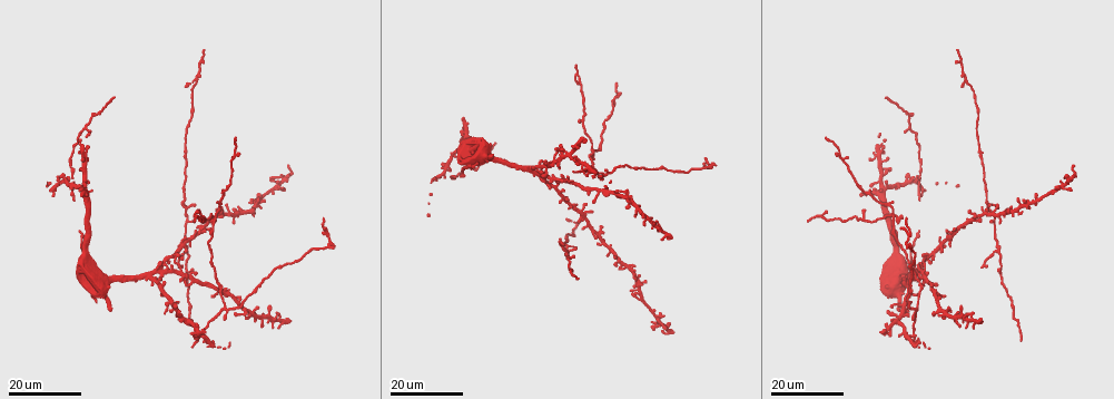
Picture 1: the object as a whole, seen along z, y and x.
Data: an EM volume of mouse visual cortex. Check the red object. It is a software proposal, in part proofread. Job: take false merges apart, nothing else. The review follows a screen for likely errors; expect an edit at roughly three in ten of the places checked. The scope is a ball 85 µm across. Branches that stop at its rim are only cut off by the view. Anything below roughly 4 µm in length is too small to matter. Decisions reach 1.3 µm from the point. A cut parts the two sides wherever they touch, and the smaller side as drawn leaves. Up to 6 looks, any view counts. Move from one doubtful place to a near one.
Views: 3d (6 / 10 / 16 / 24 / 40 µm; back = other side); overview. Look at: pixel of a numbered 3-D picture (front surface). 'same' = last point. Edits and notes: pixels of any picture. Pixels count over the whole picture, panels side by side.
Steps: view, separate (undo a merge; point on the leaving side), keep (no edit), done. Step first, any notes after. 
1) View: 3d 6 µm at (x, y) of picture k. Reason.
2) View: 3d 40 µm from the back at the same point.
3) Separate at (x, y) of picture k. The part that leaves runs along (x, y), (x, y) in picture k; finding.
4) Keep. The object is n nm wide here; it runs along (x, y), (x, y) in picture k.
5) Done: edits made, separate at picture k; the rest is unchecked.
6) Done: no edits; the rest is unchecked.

View: 3d 24 µm at (854, 217) of picture 1. Thick turns thin.

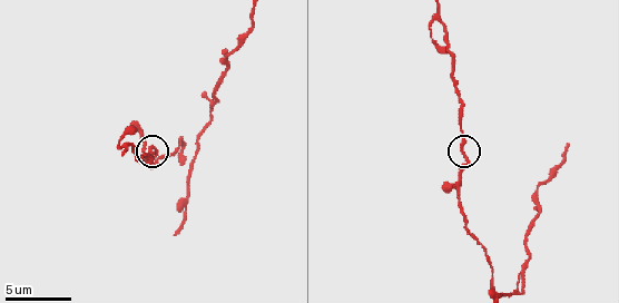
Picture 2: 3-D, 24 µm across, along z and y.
View: 3d 10 µm at (153, 149) of picture 2. Closer look.

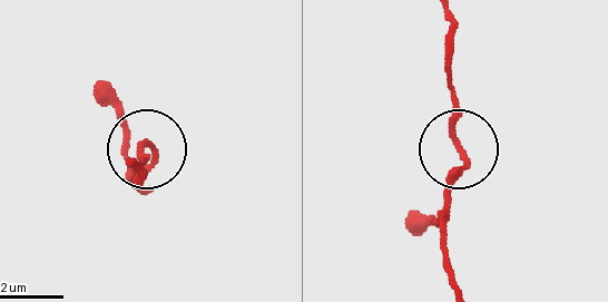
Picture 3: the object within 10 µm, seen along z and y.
View: 3d 10 µm from the back at (463, 155) of picture 3.

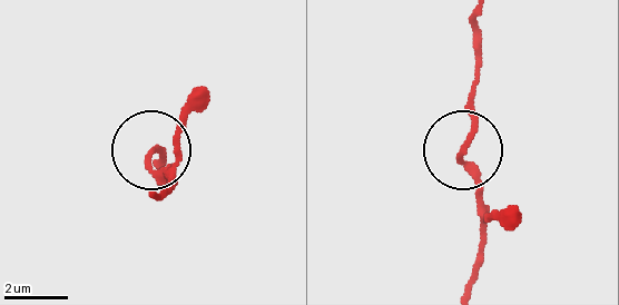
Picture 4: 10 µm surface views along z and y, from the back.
Keep. It runs along (470, 283), (483, 235), (462, 156), (475, 78) in picture 4; one cell here.

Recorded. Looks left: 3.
View: 3d 16 µm at (199, 143) of picture 2. Four arms meet.

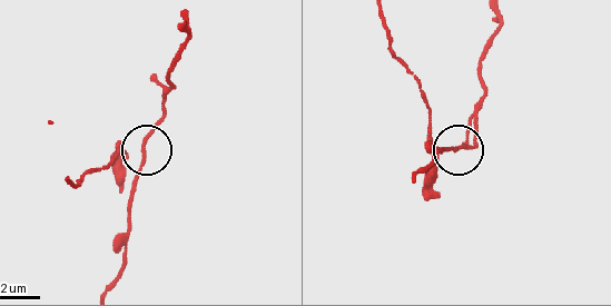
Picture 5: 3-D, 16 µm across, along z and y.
Keep. 4 arms meet here; one cell here.

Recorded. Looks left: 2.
View: 3d 24 µm at (925, 269) of picture 1.

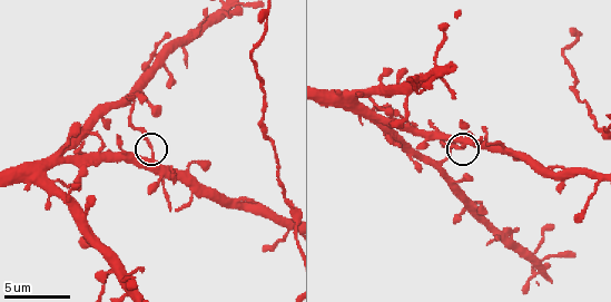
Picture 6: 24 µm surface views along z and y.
View: 3d 6 µm at (151, 157) of picture 6. Closer look.

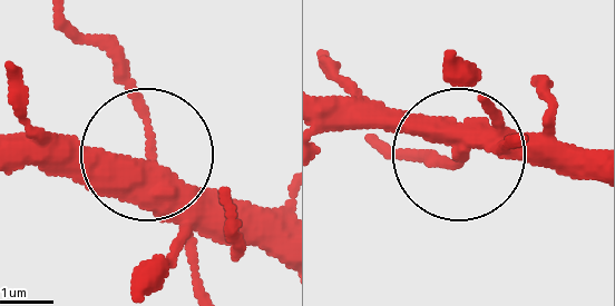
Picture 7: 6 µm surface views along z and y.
Separate at (194, 268) of picture 7. The part that leaves runs along (158, 200), (140, 98), (69, 19) in picture 7; two cells meet here.

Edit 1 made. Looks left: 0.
Done: edits made, separate at picture 7; the rest is unchecked.

